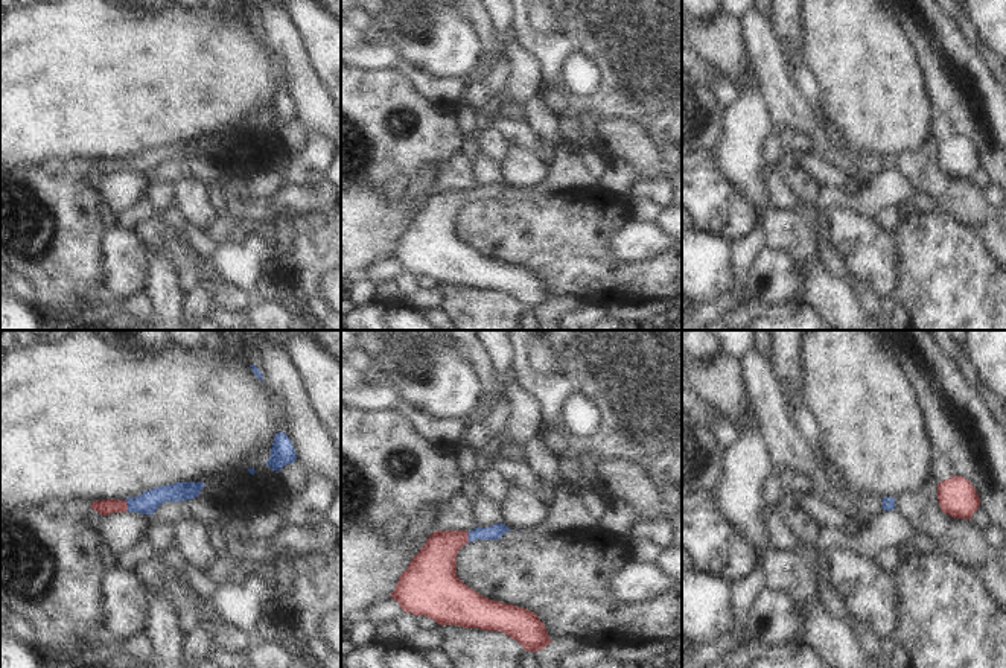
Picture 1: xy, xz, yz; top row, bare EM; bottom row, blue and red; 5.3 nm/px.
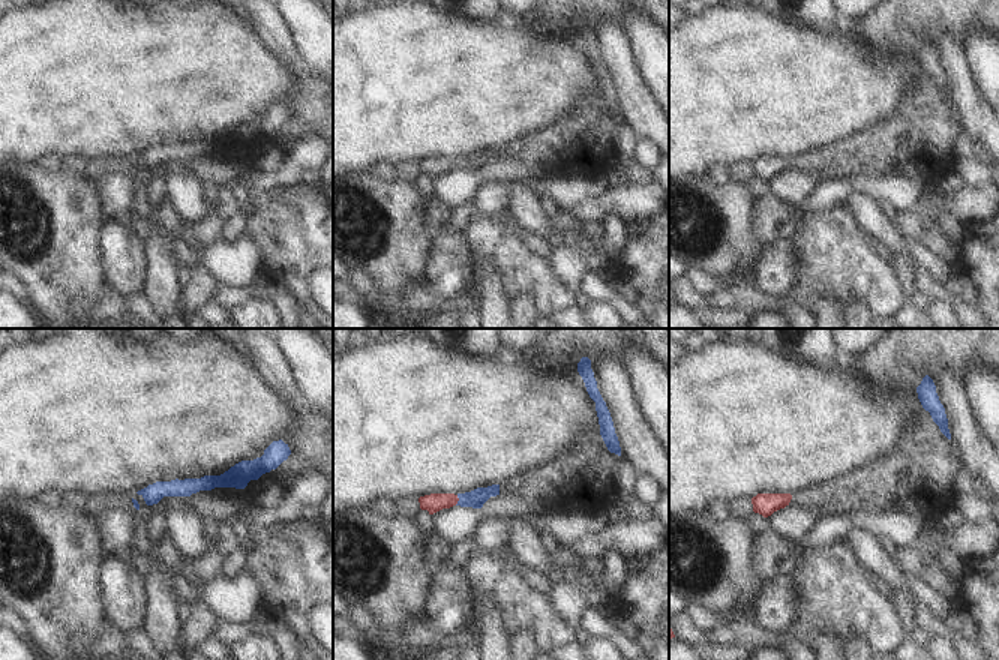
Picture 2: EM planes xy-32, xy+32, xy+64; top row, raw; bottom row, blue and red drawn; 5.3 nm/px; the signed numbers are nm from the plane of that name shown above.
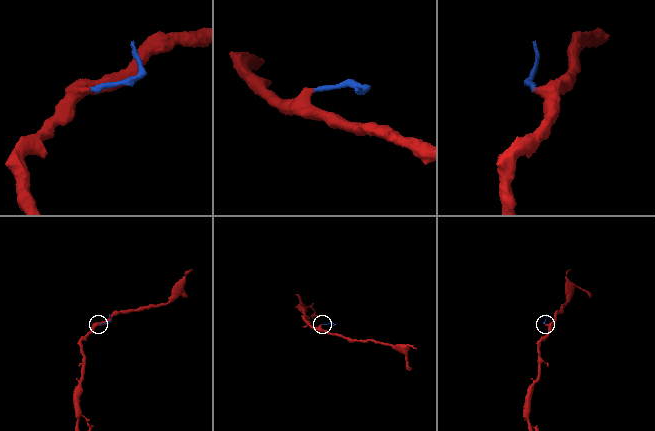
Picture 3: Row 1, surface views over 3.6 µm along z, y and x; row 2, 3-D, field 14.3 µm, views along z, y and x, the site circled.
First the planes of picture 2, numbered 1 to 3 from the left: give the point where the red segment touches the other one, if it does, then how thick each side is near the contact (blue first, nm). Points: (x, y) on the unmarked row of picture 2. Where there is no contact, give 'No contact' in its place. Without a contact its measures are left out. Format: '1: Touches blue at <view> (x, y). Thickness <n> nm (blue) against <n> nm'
1: No contact
2: Touches blue at xy+32 (459, 164). Thickness 100 nm (blue) against 100 nm
3: No contact.

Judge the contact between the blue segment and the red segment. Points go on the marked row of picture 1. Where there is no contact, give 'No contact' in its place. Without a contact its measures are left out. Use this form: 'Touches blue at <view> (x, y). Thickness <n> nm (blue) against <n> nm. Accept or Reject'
Touches blue at xy (128, 505). Thickness 120 nm (blue) against 80 nm. Accept.

